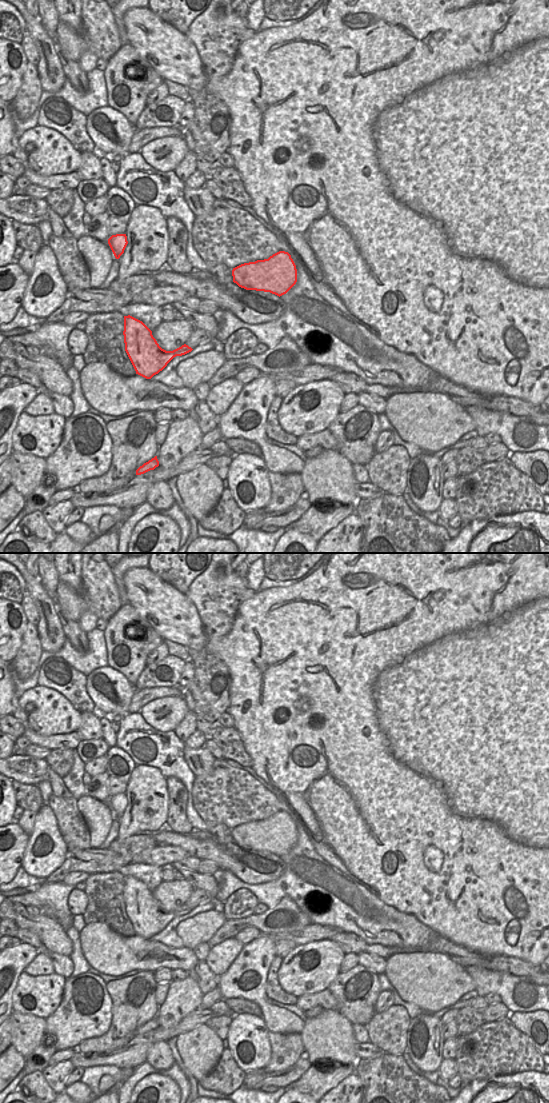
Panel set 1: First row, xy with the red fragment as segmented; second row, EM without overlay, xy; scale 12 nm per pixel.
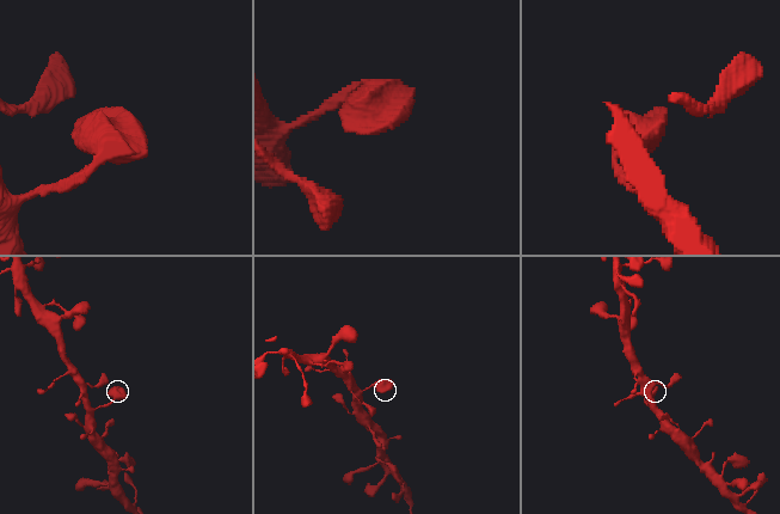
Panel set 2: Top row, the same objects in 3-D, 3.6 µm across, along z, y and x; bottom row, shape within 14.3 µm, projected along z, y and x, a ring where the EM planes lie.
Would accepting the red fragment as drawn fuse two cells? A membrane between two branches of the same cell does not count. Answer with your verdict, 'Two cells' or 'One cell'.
One cell.

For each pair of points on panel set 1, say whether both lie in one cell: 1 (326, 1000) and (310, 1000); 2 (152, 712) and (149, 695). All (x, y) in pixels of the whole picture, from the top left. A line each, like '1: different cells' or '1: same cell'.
1: same cell
2: different cells

